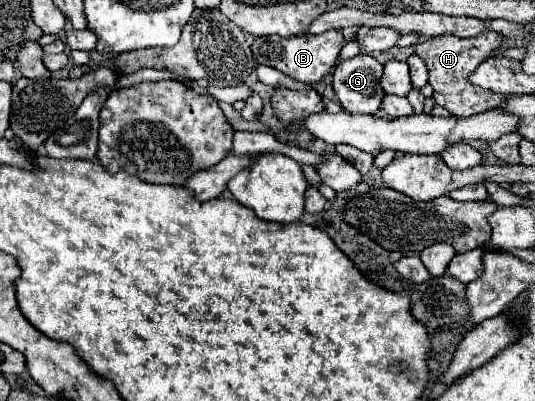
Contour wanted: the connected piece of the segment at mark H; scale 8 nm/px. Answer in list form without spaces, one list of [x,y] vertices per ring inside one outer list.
[[[484,31],[476,37],[450,37],[450,35],[440,35],[434,39],[428,39],[424,43],[416,45],[416,55],[426,63],[428,67],[428,83],[434,89],[434,99],[438,105],[446,107],[452,115],[456,117],[468,117],[468,115],[478,115],[484,113],[488,109],[500,107],[506,97],[494,91],[486,91],[482,87],[474,87],[468,81],[470,71],[474,71],[474,67],[478,67],[478,63],[482,63],[484,59],[488,59],[492,55],[492,51],[496,51],[502,43],[502,35],[496,31]]]

